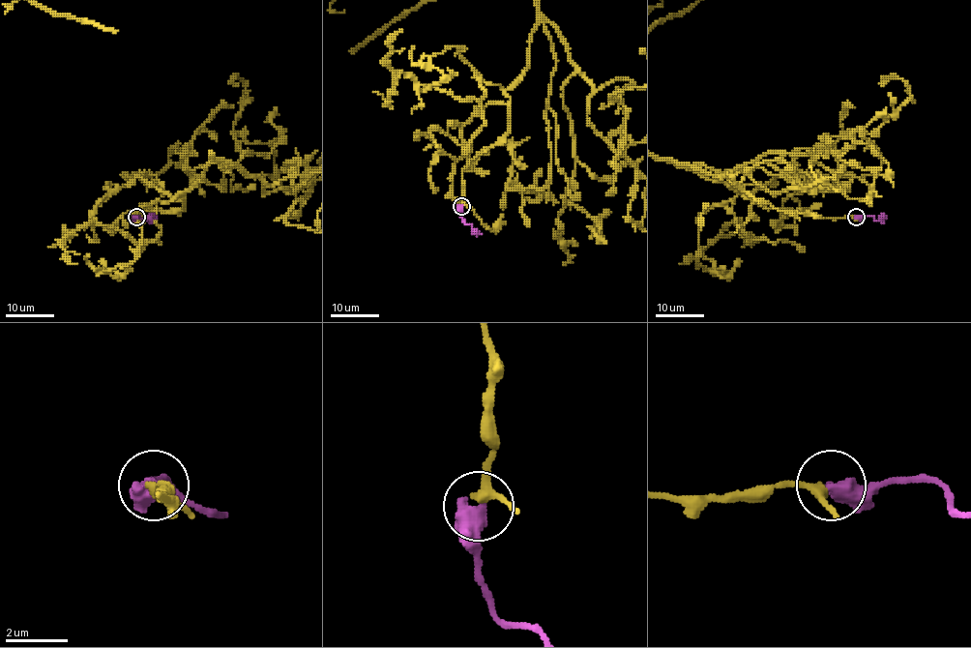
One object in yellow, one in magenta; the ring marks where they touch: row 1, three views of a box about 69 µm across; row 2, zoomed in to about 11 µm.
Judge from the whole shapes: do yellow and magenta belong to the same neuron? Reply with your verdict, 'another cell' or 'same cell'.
same cell

